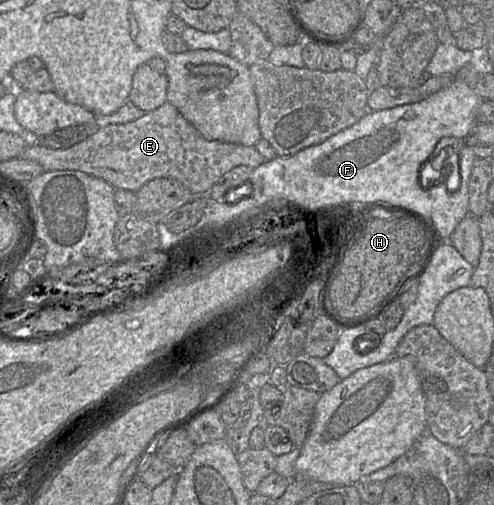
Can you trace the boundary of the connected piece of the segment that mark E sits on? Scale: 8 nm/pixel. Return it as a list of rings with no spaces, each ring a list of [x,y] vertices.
[[[168,101],[144,116],[123,124],[109,124],[69,148],[52,149],[39,144],[27,144],[20,157],[39,163],[45,171],[75,170],[100,178],[115,189],[136,192],[146,182],[155,178],[172,178],[179,181],[193,195],[206,195],[213,184],[226,172],[237,166],[256,168],[265,158],[255,146],[244,146],[217,140],[206,140]]]

